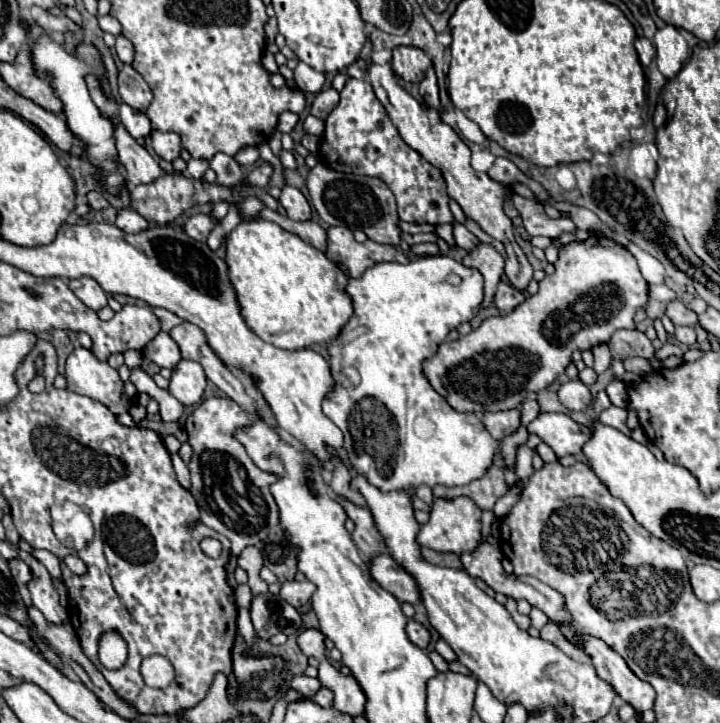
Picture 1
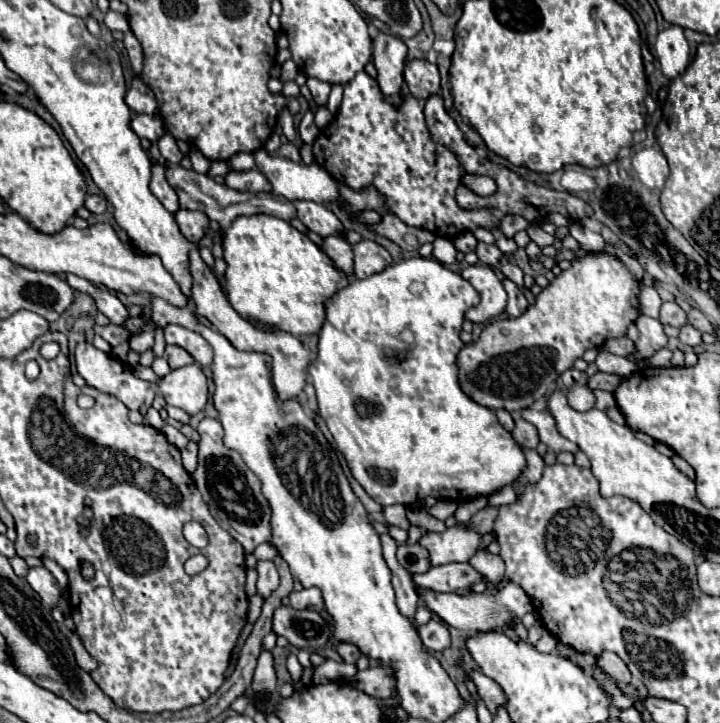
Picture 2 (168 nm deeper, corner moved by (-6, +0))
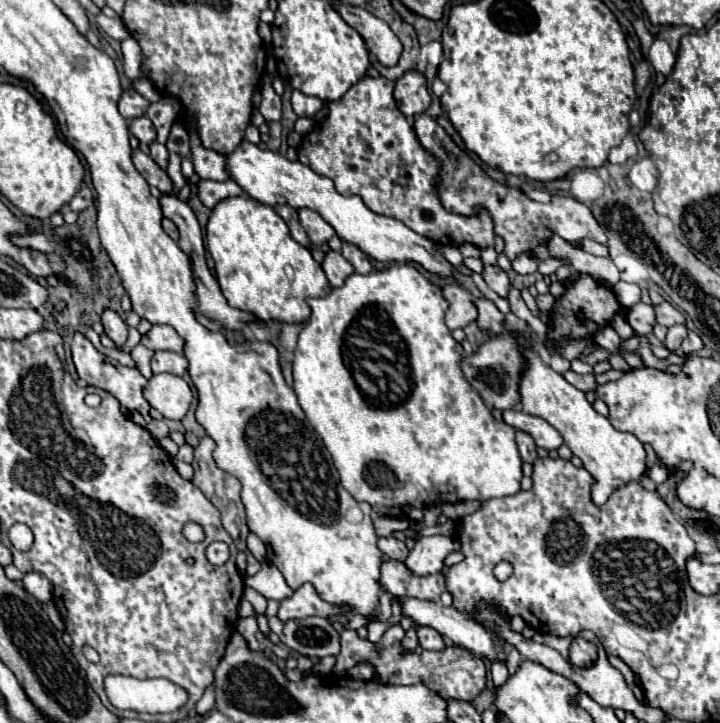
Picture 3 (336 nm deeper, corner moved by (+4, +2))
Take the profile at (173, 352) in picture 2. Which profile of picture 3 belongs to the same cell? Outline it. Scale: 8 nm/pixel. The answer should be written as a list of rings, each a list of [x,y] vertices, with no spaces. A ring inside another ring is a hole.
[[[156,351],[152,357],[152,371],[154,373],[174,373],[184,375],[188,369],[188,361],[184,355],[174,351]]]

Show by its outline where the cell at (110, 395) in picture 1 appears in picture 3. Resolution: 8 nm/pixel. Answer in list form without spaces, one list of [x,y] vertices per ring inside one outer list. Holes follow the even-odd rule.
[[[76,333],[74,339],[72,339],[72,359],[74,359],[74,365],[76,365],[76,371],[78,371],[78,377],[84,379],[88,385],[94,385],[94,387],[100,387],[104,391],[108,391],[110,395],[114,395],[122,407],[126,407],[128,411],[138,411],[142,413],[144,417],[148,417],[148,411],[150,411],[150,405],[148,401],[144,399],[142,395],[142,389],[144,385],[148,383],[148,379],[138,371],[138,369],[130,369],[130,367],[124,367],[120,365],[116,359],[112,359],[112,363],[106,361],[106,355],[98,353],[94,349],[94,345],[82,335],[82,333]]]

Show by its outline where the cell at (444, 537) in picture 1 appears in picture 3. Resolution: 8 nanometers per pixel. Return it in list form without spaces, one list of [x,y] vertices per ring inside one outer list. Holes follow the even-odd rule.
[[[446,535],[418,537],[414,549],[406,559],[406,565],[416,575],[430,575],[444,567],[444,559],[452,551],[460,551],[460,543],[454,537]]]

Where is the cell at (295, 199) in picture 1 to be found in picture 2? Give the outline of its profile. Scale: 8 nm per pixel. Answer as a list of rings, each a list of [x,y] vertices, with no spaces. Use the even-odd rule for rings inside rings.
[[[294,201],[298,219],[314,233],[320,237],[330,237],[330,235],[342,235],[344,227],[340,219],[326,207],[314,201]]]

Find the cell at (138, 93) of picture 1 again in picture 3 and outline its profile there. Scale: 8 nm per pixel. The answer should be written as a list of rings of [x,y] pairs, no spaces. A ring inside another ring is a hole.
[[[124,91],[120,101],[118,101],[118,107],[120,107],[120,113],[126,117],[126,119],[134,119],[134,117],[142,117],[148,109],[150,101],[146,101],[146,97],[142,97],[140,93],[136,91]]]

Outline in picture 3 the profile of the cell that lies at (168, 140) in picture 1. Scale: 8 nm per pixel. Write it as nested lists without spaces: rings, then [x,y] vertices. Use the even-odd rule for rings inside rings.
[[[158,141],[150,143],[150,157],[152,157],[162,169],[168,167],[168,149],[166,149],[166,145],[162,145],[162,143],[158,143]]]

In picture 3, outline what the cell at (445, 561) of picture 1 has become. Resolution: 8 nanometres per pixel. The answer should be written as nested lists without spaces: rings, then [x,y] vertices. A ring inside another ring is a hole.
[[[382,537],[378,539],[378,547],[382,553],[386,553],[390,559],[404,561],[408,557],[408,547],[404,541],[398,541],[394,537]]]

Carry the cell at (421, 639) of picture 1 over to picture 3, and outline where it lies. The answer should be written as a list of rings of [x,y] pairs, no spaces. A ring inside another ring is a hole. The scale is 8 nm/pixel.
[[[416,627],[416,633],[418,633],[418,643],[422,649],[430,649],[430,651],[444,649],[442,635],[438,635],[438,631],[434,631],[432,627]]]

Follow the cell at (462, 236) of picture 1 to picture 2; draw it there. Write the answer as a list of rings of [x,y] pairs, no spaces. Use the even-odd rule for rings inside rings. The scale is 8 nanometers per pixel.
[[[478,243],[476,255],[478,255],[480,263],[484,263],[484,265],[488,265],[488,267],[498,267],[498,265],[500,265],[500,259],[506,257],[506,253],[502,253],[498,247],[486,245],[486,243]]]

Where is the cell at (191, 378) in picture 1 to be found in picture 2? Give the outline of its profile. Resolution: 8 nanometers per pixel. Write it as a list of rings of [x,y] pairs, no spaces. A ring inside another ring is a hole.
[[[196,363],[170,371],[158,387],[168,405],[186,411],[190,417],[202,411],[208,401],[208,383]]]

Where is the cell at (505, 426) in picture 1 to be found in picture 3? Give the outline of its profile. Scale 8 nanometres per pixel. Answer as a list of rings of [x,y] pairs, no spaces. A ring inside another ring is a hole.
[[[516,431],[516,445],[518,445],[518,451],[520,451],[520,457],[528,463],[534,463],[534,459],[538,457],[536,455],[536,443],[530,435],[526,435],[524,431]]]

